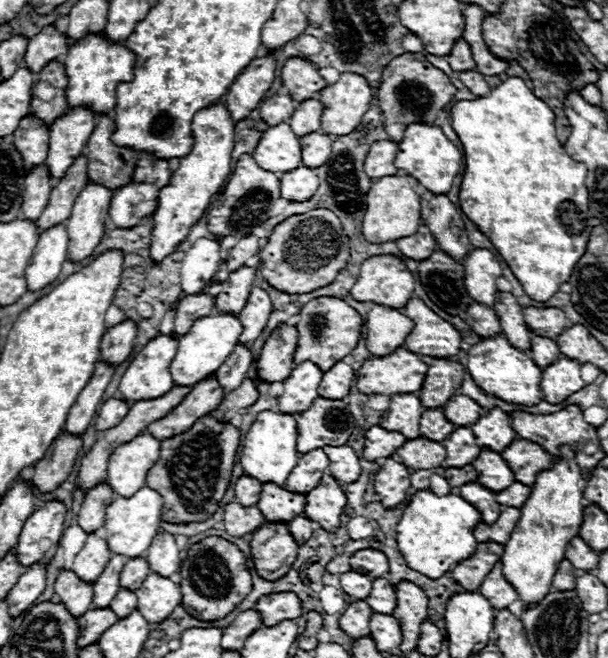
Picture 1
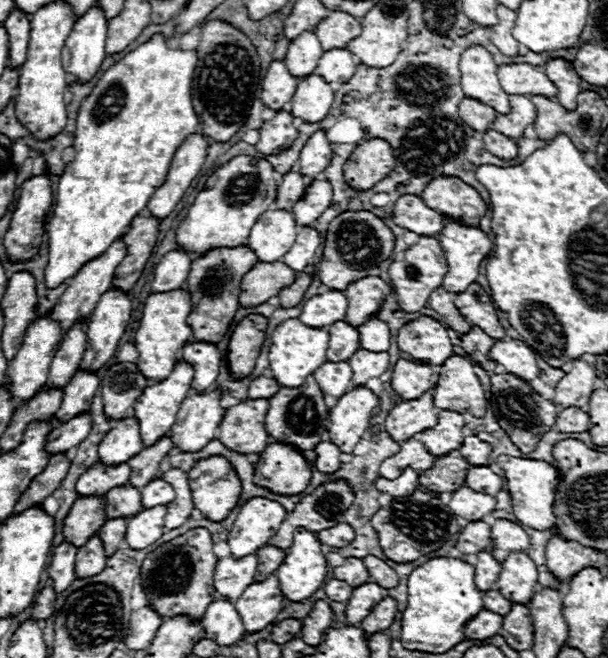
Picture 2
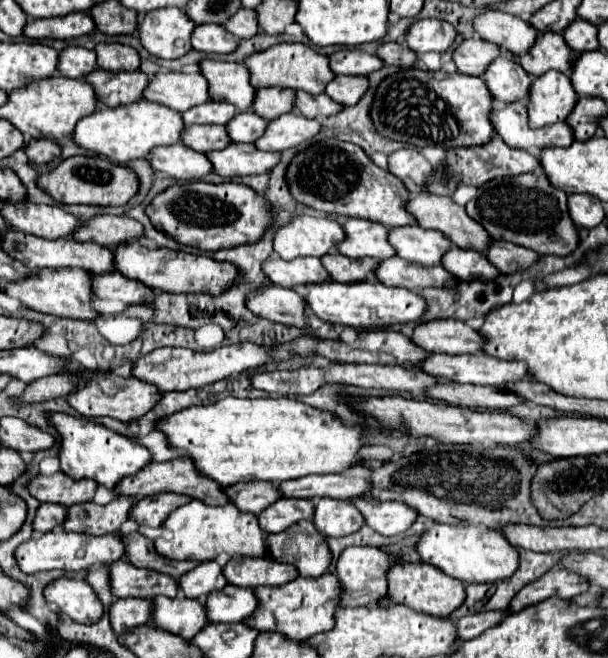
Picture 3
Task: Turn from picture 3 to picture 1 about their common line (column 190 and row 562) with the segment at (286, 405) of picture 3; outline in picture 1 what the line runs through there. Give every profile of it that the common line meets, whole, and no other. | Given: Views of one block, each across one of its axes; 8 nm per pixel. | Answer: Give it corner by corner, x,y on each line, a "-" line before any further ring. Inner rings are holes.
418,490
398,522
398,550
412,570
436,580
444,576
452,564
458,564
476,552
478,542
472,532
480,520
480,512
456,494
436,496
430,490

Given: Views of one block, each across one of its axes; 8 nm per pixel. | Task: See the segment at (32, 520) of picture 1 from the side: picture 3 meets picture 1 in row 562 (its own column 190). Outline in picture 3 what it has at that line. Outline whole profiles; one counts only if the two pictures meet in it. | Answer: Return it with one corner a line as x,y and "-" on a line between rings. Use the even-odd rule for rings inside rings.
166,6
162,10
150,10
138,22
140,44
158,58
180,58
192,50
190,34
194,22
186,18
184,10

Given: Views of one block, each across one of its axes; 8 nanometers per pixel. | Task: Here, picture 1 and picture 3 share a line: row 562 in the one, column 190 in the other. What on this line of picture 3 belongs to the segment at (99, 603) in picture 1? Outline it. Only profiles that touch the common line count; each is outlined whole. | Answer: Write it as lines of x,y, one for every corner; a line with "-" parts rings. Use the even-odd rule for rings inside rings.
204,102
202,106
194,106
186,112
182,112
182,120
186,126
192,124
226,124
230,118
234,118
238,110
230,106
228,102

